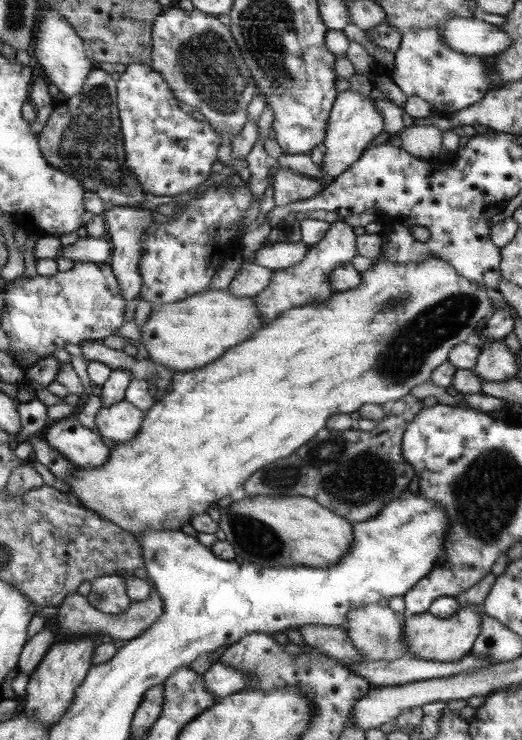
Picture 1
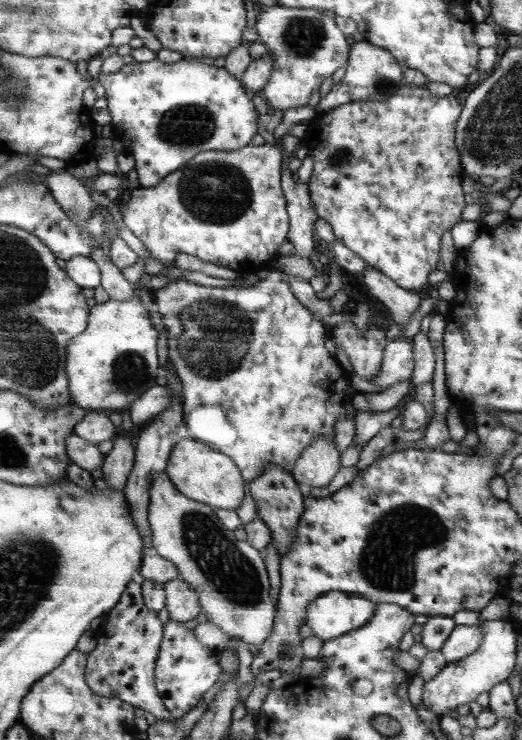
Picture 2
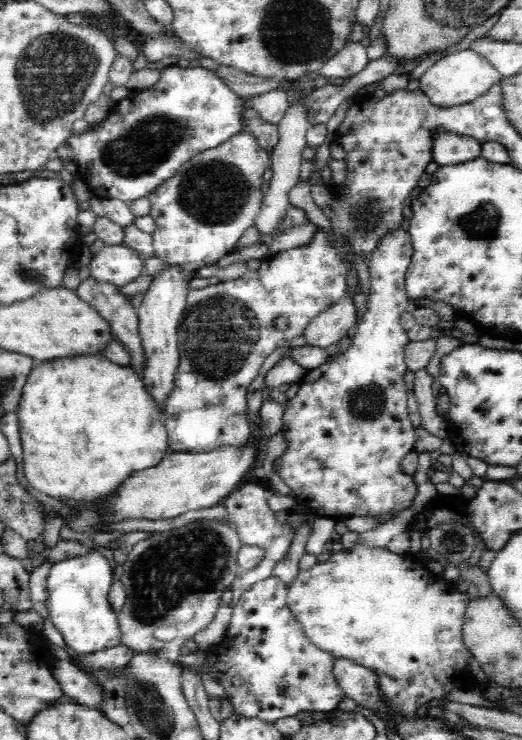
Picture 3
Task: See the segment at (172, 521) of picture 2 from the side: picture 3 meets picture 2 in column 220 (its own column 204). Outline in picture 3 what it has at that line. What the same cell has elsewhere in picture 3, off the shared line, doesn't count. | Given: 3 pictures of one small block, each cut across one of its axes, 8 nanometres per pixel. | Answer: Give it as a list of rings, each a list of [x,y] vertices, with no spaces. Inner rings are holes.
[[[196,521],[166,532],[155,532],[151,538],[132,546],[121,566],[124,574],[120,582],[127,595],[126,604],[118,613],[122,645],[136,653],[154,654],[175,662],[182,646],[214,622],[224,592],[241,572],[237,561],[241,545],[236,528],[224,523]]]

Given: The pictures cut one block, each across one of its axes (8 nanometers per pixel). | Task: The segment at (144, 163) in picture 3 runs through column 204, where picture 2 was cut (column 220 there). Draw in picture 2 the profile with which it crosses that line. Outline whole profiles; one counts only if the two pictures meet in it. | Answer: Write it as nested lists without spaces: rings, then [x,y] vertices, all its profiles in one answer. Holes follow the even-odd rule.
[[[157,58],[142,63],[132,61],[113,74],[100,74],[97,82],[105,90],[112,137],[133,156],[137,186],[141,188],[158,186],[161,179],[179,170],[201,151],[235,151],[250,145],[252,137],[257,134],[255,116],[259,114],[255,114],[243,86],[239,86],[239,82],[223,67],[207,66],[205,58],[181,58],[172,63],[163,63]]]

